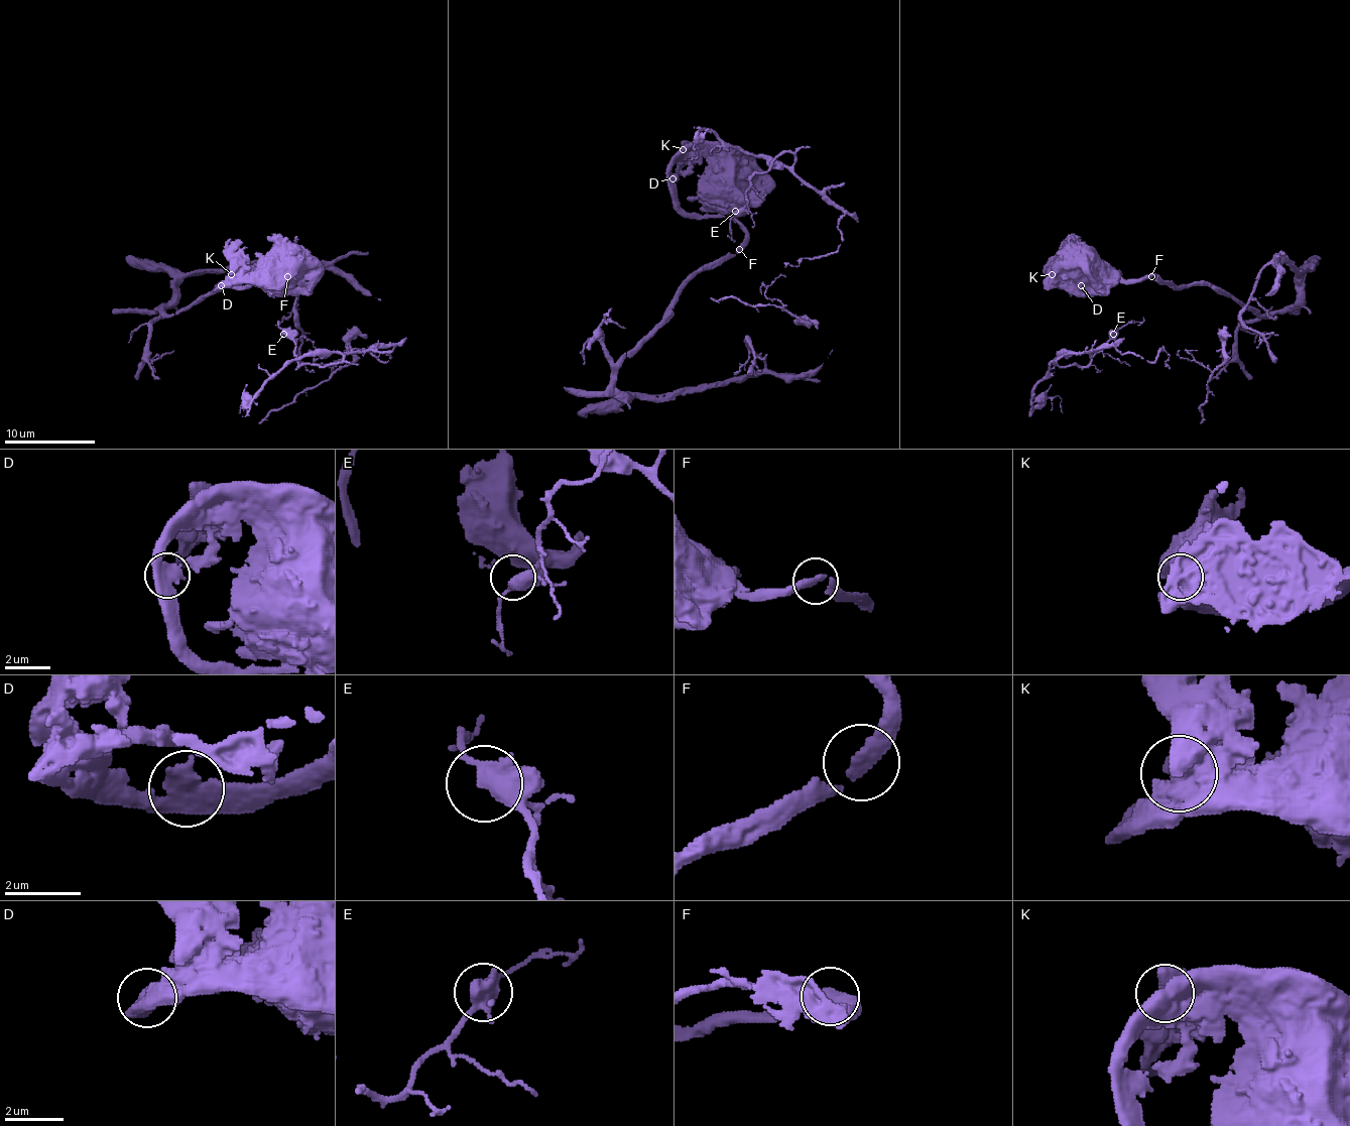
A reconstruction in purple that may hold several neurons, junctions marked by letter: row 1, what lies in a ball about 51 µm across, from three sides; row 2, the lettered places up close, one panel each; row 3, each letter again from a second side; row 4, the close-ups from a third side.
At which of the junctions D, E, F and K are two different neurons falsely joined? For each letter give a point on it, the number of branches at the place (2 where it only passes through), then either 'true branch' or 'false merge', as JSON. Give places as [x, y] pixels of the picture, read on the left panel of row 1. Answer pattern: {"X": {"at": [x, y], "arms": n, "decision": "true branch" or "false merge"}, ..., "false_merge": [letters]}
{"D": {"at": [221, 285], "arms": 2, "decision": "true branch"}, "E": {"at": [283, 334], "arms": 3, "decision": "true branch"}, "F": {"at": [287, 276], "arms": 2, "decision": "true branch"}, "K": {"at": [231, 274], "arms": 1, "decision": "true branch"}, "false_merge": []}

